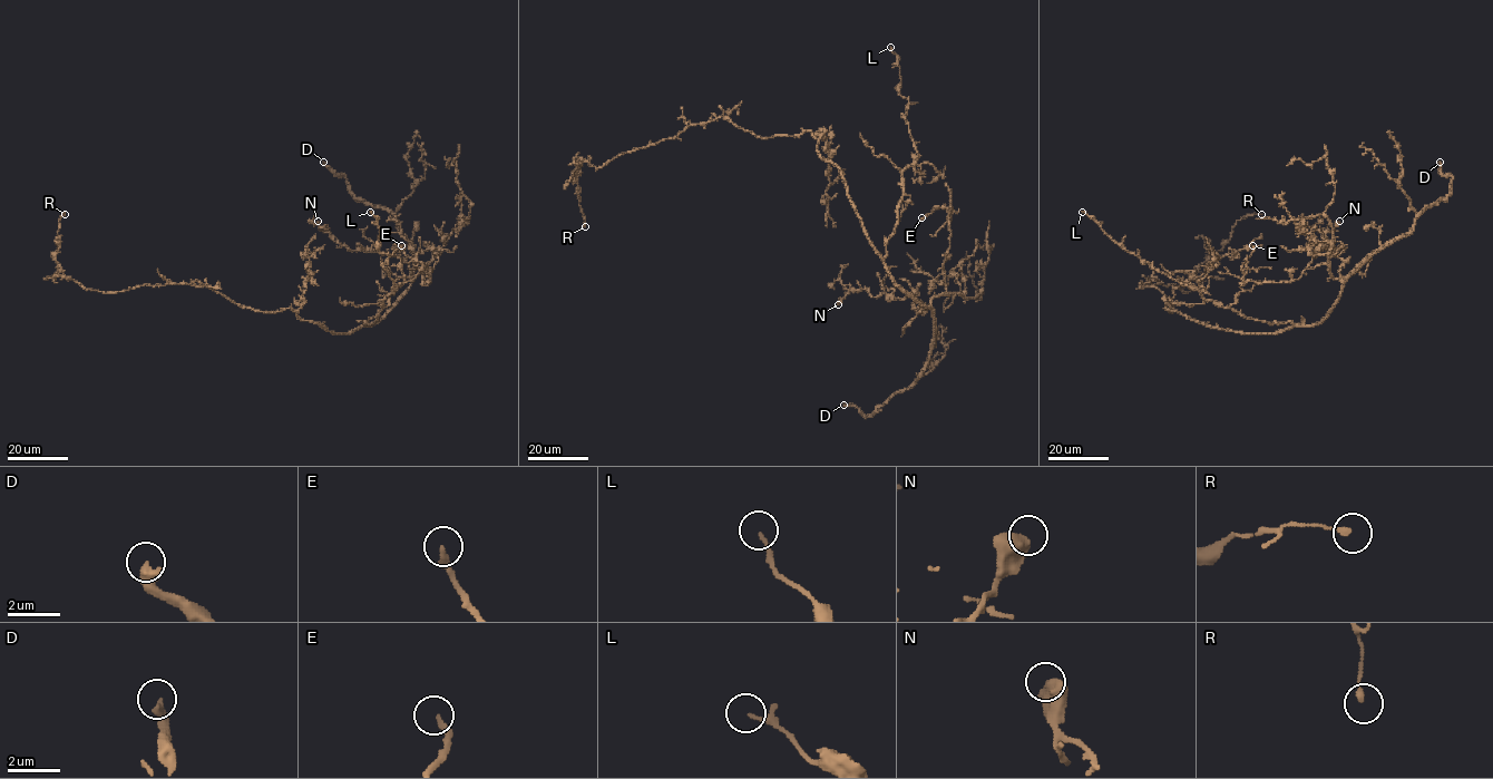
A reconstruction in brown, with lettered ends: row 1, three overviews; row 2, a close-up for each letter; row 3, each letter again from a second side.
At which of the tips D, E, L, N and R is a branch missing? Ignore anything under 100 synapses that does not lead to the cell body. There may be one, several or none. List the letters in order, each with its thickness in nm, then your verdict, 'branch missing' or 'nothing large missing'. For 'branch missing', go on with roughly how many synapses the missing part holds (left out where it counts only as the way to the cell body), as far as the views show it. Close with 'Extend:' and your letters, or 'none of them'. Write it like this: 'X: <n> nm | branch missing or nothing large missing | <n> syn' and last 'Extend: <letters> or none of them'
D: 420 nm | branch missing | 500 syn
E: 280 nm | nothing large missing
L: 100 nm | nothing large missing
N: 600 nm | nothing large missing
R: 200 nm | nothing large missing
Extend: D

